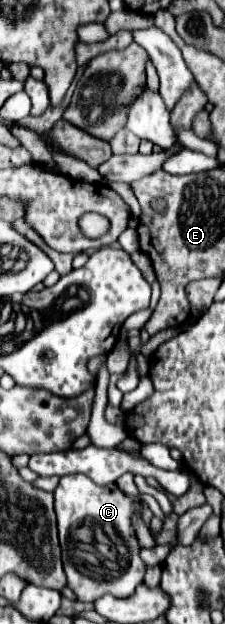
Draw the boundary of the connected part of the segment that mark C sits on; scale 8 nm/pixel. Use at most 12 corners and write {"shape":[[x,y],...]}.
{"shape":[[65,475],[55,513],[77,601],[133,595],[141,501]]}

